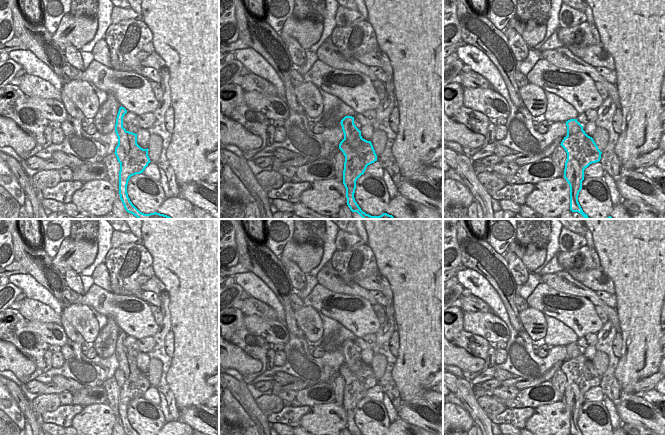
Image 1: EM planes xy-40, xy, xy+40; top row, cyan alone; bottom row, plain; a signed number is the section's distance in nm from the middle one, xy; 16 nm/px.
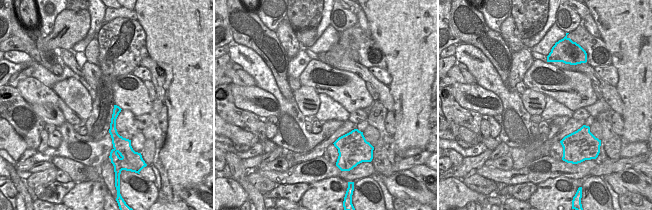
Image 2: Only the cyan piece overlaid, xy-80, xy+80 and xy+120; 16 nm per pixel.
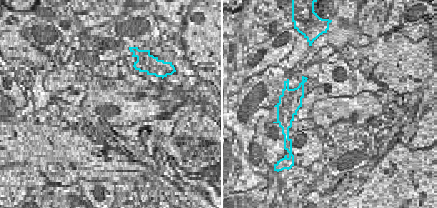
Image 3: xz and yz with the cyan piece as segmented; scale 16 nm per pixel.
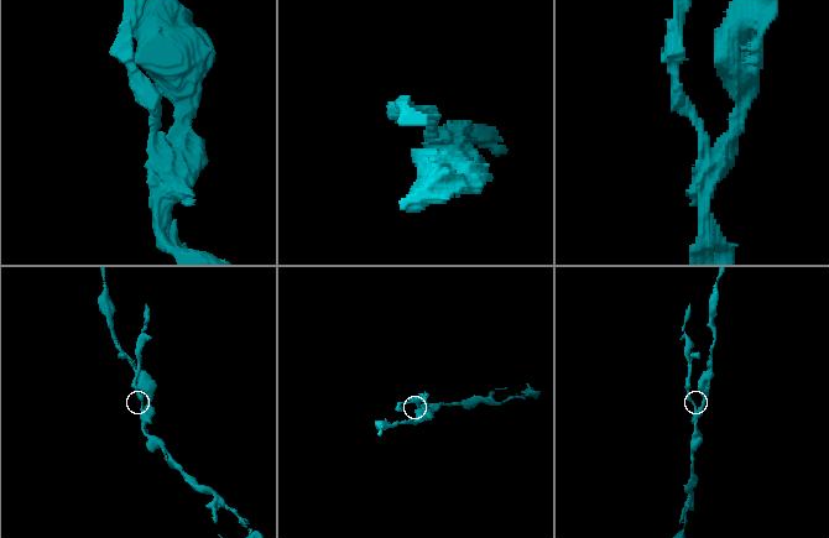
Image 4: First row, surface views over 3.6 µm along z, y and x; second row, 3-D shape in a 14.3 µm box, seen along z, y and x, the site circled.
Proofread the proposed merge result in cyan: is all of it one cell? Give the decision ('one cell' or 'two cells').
two cells

